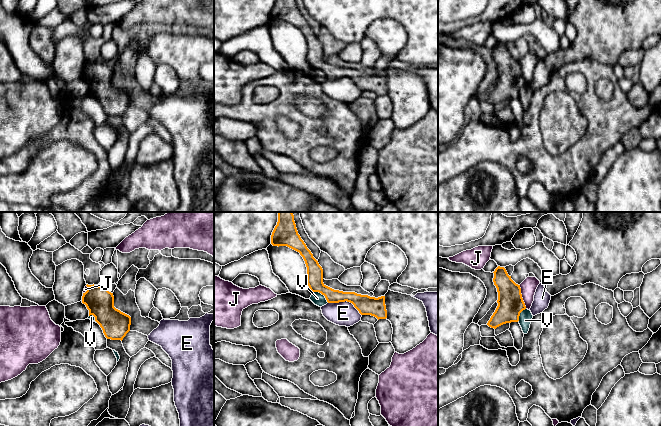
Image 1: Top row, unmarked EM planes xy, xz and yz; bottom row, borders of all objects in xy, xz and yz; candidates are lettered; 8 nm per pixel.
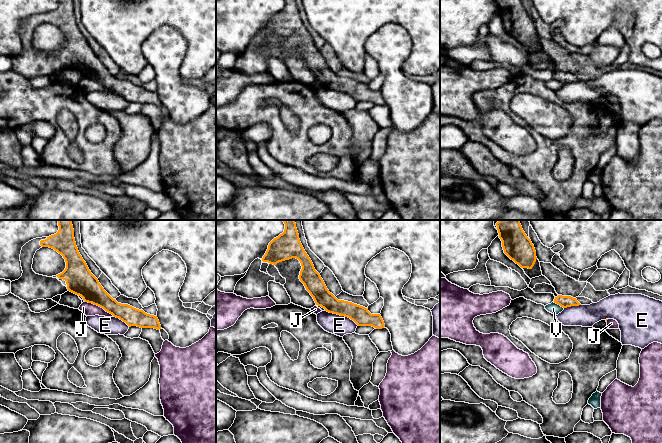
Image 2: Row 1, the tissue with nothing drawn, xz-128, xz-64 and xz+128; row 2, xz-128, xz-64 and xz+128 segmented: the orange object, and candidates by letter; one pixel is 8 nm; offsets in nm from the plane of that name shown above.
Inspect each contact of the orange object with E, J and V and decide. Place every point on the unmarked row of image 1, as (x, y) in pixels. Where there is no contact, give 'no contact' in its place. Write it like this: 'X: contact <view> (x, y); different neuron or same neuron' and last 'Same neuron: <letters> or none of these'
E: contact xz (346, 76); different neuron
J: contact yz (521, 73); different neuron
V: contact xz (321, 69); different neuron
Same neuron: none of these

